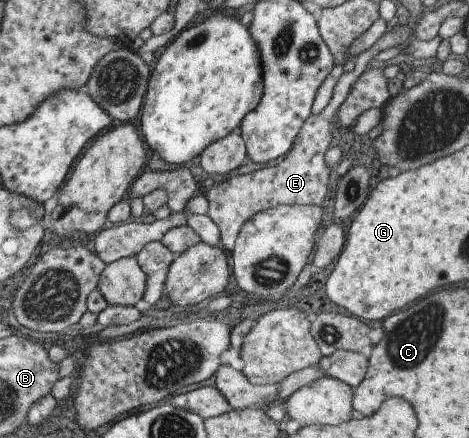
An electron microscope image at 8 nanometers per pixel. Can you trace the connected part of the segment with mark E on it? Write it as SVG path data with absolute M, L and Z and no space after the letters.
M403 25L393 26L389 33L381 36L379 41L374 42L369 49L358 53L352 71L342 73L339 81L335 83L331 103L320 113L310 114L307 117L294 137L291 151L280 163L272 168L255 170L250 174L235 174L232 177L224 178L221 182L207 189L205 196L208 201L208 210L205 214L217 225L221 239L220 246L225 251L231 251L240 225L255 212L276 205L309 204L319 206L326 203L325 191L327 191L327 178L330 168L325 167L325 163L323 163L323 153L327 151L331 139L329 133L330 117L333 117L333 113L335 113L341 101L345 99L353 82L364 72L366 64L375 55L377 56L376 53L380 51L379 56L383 56L385 51L391 49L391 47L406 45L409 37L412 37L412 35L407 27Z

